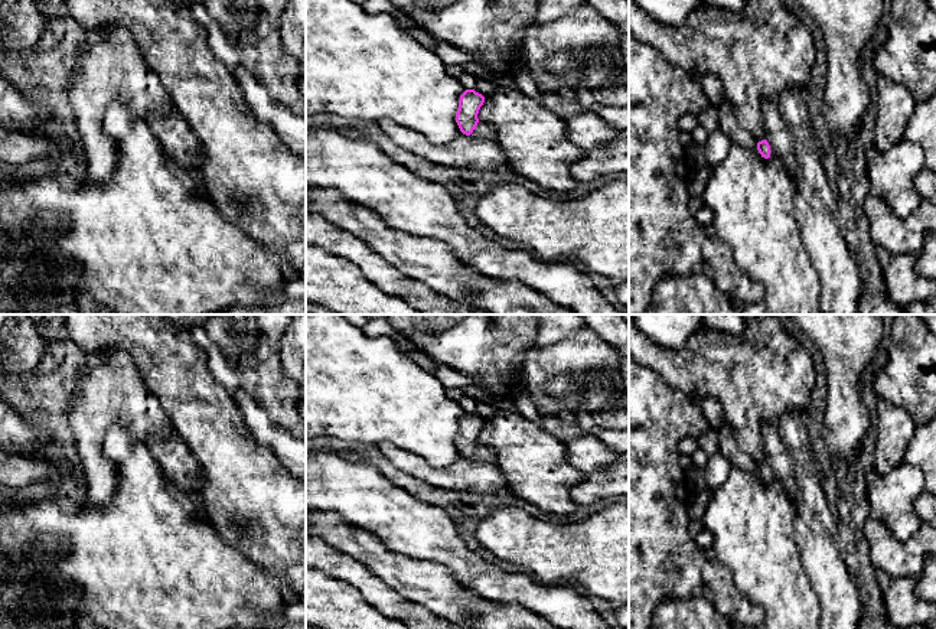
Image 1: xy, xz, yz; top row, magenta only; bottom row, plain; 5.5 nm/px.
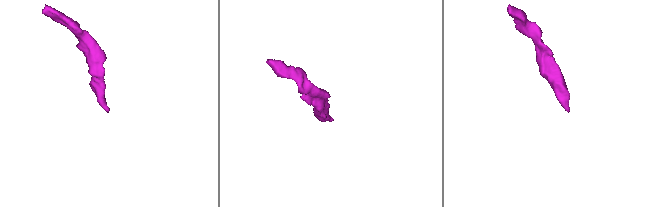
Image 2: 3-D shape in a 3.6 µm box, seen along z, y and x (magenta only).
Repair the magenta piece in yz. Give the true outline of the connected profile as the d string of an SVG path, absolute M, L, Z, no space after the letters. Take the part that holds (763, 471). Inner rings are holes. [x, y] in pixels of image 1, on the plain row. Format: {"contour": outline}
{"contour": "M764 424L763 450L766 462L757 466L761 480L779 480L787 489L792 499L800 501L799 486L795 480L795 462L780 439L776 424Z"}

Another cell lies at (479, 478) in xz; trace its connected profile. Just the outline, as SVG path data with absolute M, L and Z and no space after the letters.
M381 441L378 450L404 473L437 489L470 492L474 495L508 491L505 475L496 463L472 462L462 457L450 467L434 467L424 457L407 453L392 443Z

